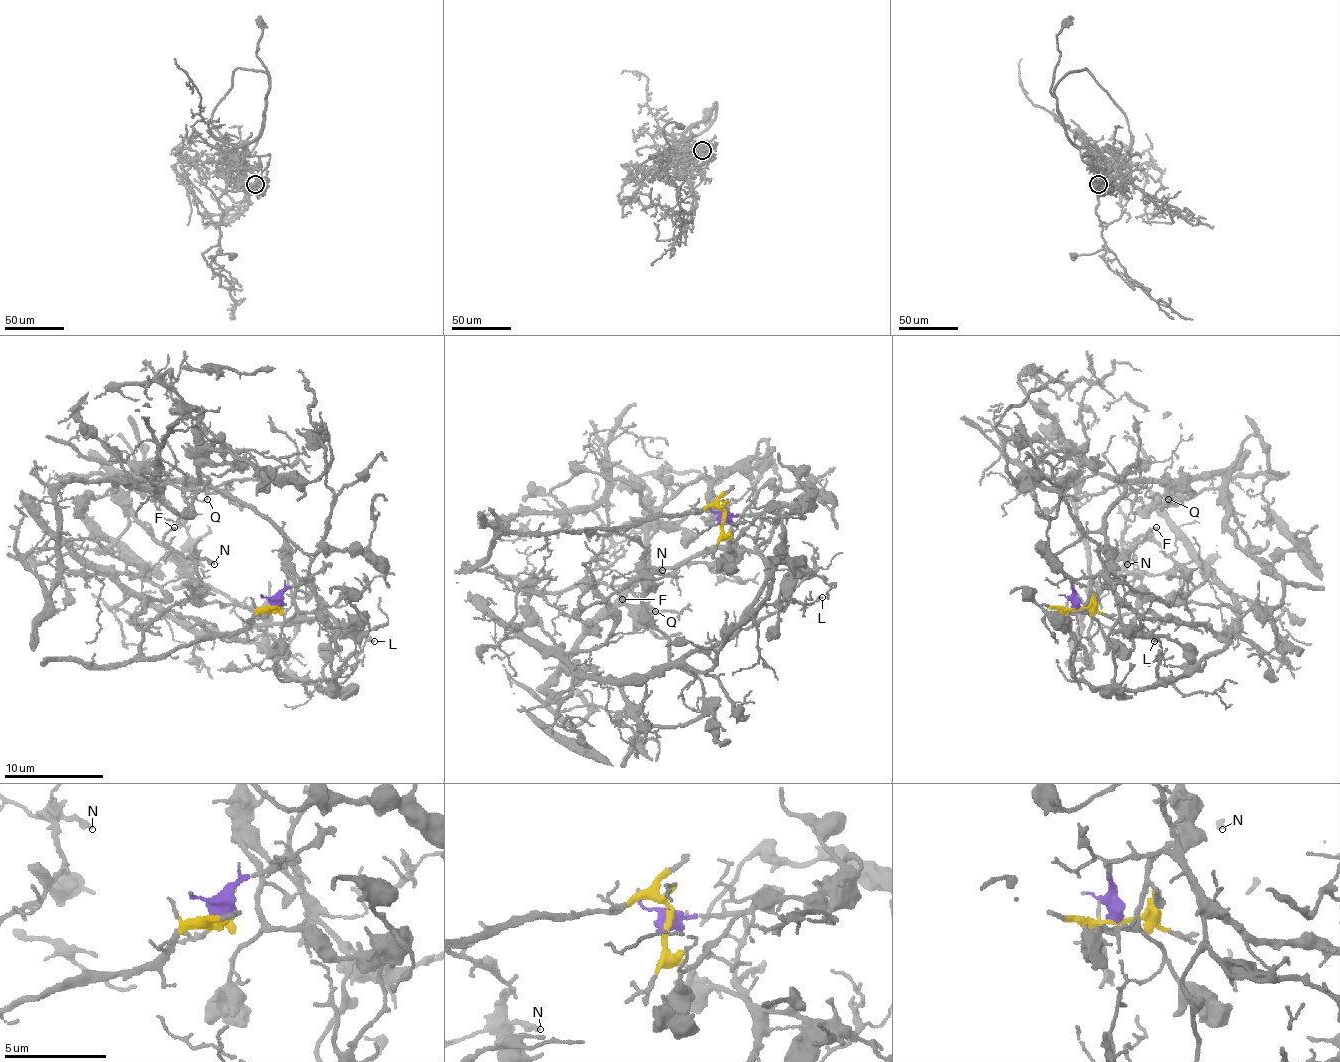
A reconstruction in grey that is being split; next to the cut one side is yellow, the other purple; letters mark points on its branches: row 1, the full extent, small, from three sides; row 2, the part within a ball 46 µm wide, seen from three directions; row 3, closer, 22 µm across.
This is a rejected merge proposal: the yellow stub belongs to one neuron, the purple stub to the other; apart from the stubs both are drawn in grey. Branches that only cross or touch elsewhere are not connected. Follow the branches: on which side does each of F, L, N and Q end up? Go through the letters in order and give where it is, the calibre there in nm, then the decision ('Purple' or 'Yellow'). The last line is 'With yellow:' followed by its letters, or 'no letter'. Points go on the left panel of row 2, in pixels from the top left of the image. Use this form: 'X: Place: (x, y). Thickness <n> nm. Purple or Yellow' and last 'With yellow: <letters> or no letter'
F: Place: (174, 527). Thickness 160 nm. Yellow
L: Place: (374, 641). Thickness 200 nm. Purple
N: Place: (214, 564). Thickness 240 nm. Yellow
Q: Place: (207, 499). Thickness 90 nm. Purple
With yellow: F, N

